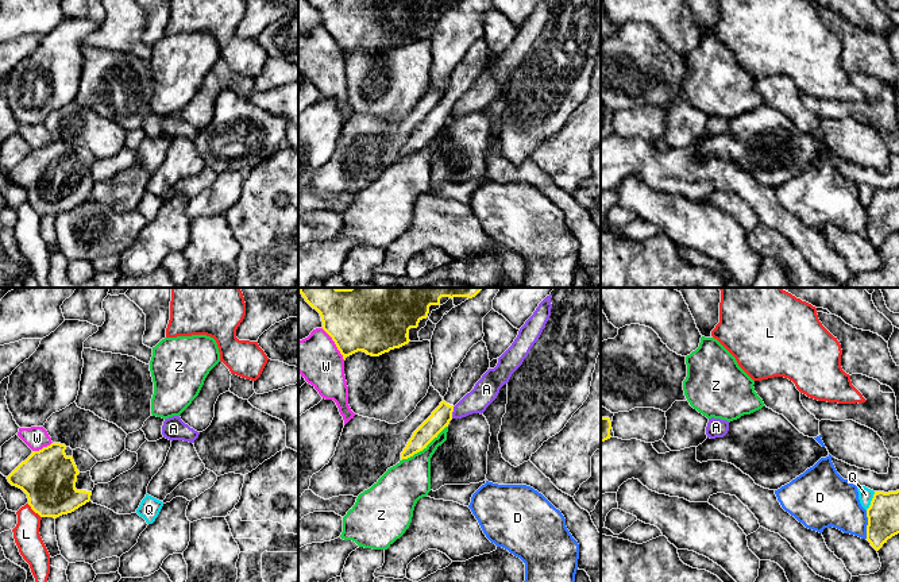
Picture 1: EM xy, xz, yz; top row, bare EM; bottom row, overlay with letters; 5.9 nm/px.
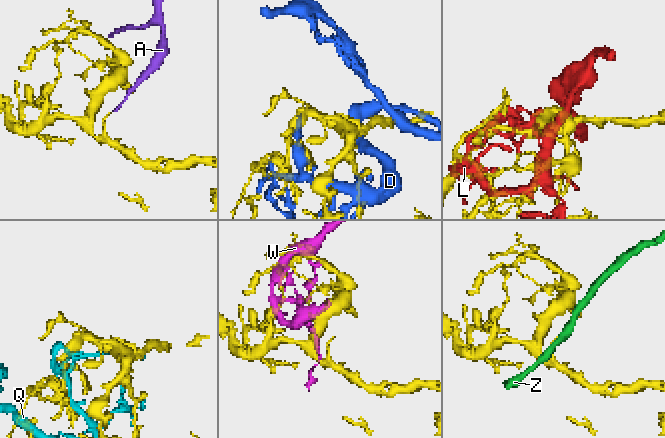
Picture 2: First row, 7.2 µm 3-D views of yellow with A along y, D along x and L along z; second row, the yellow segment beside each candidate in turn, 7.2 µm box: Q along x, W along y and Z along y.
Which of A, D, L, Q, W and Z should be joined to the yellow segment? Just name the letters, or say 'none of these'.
none of these

